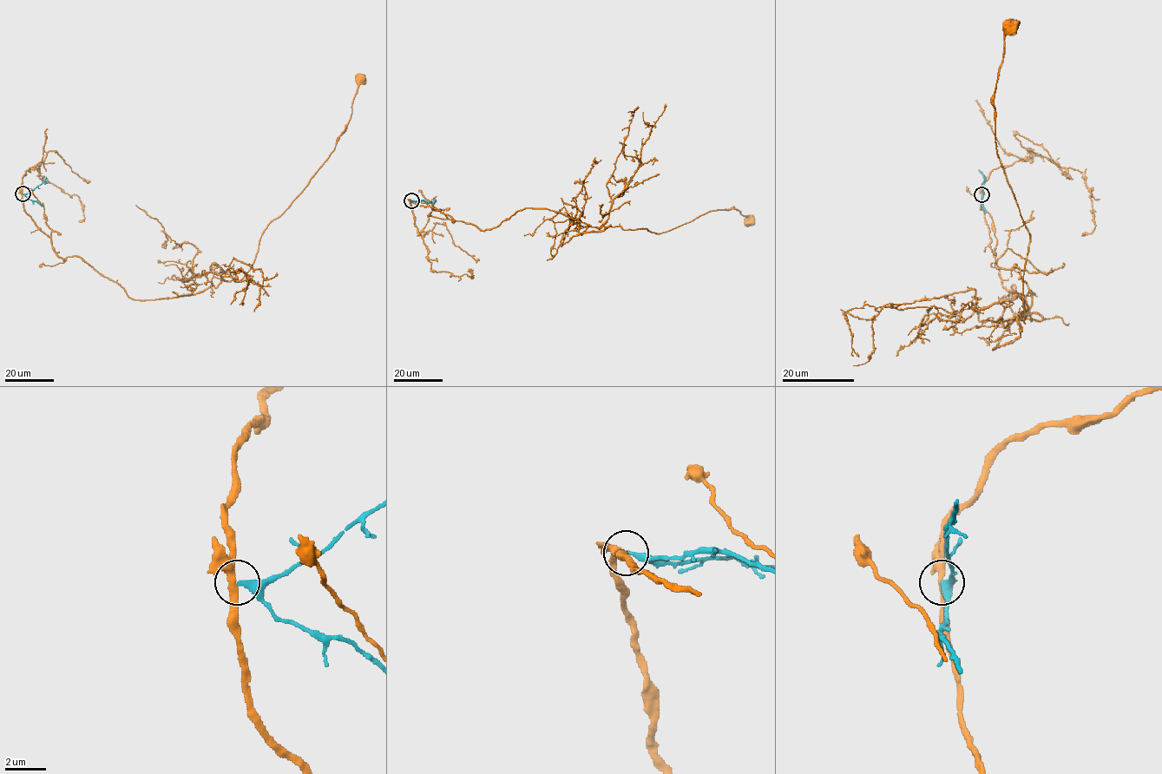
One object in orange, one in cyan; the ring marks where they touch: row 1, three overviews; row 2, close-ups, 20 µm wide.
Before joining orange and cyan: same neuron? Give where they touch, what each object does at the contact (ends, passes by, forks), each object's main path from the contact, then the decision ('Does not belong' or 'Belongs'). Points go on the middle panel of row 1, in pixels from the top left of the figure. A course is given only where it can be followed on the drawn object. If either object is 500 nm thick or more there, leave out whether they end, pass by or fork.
Place: (411, 200). At the ring orange passes by. At the ring cyan ends. Course of orange: (411, 200), (482, 231), (522, 208), (560, 212), (592, 226), (655, 233), (716, 210), (735, 208), (748, 219). Course of cyan: (411, 200), (433, 202), (435, 198). Does not belong

